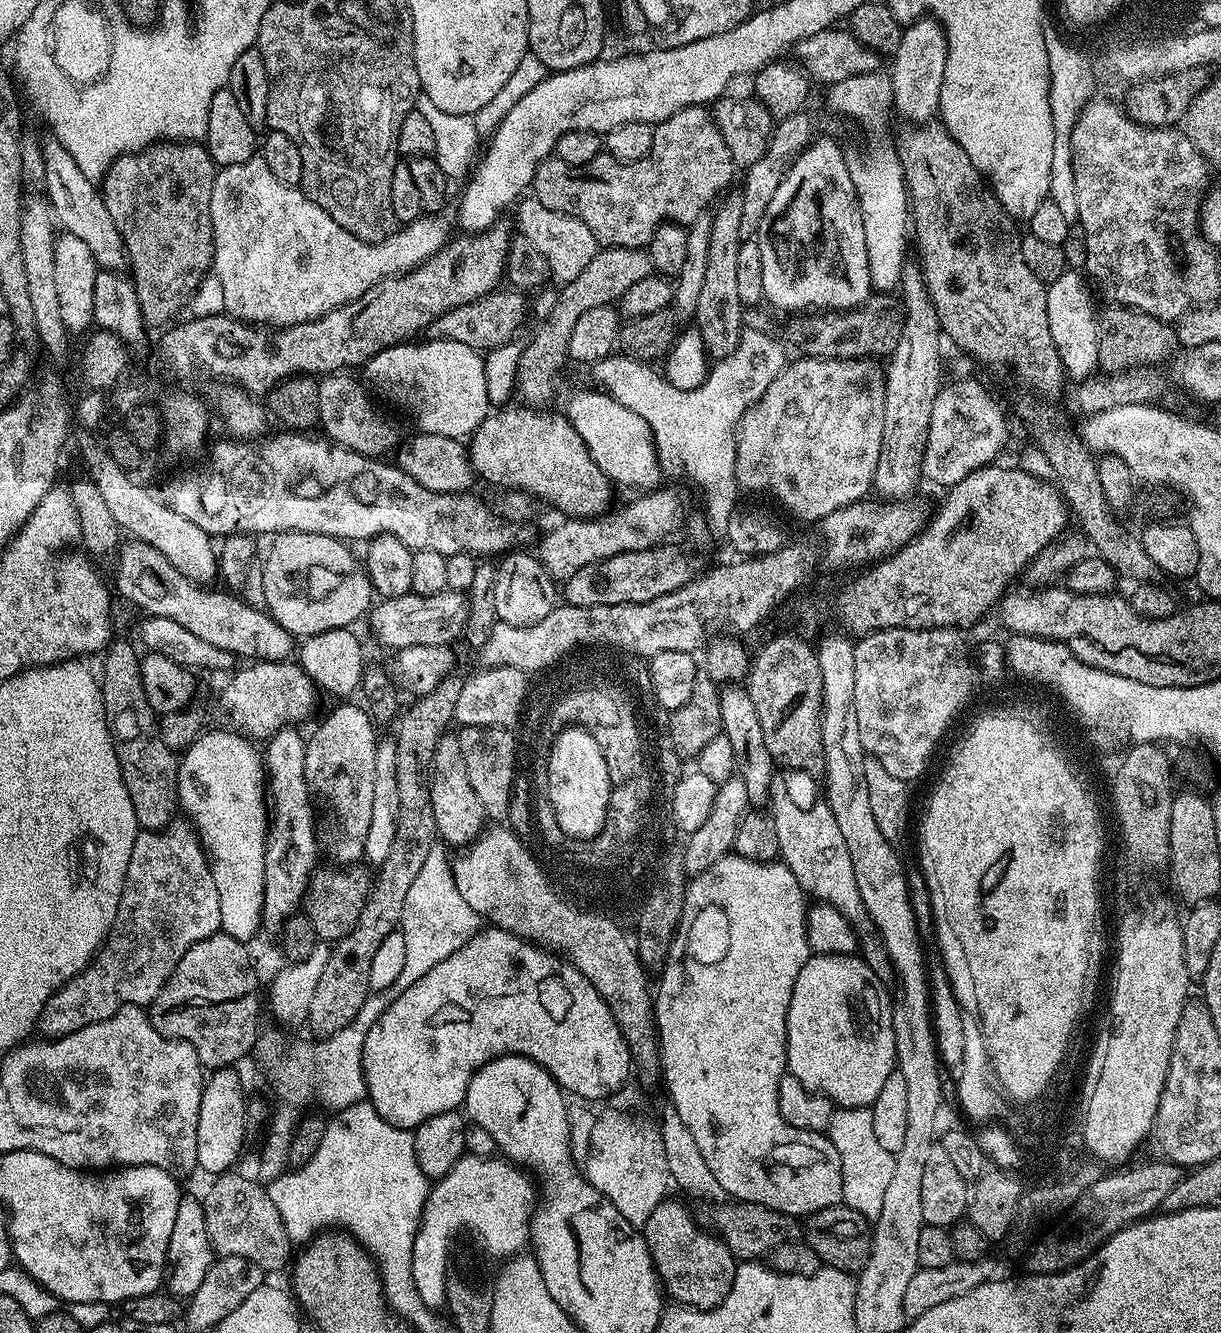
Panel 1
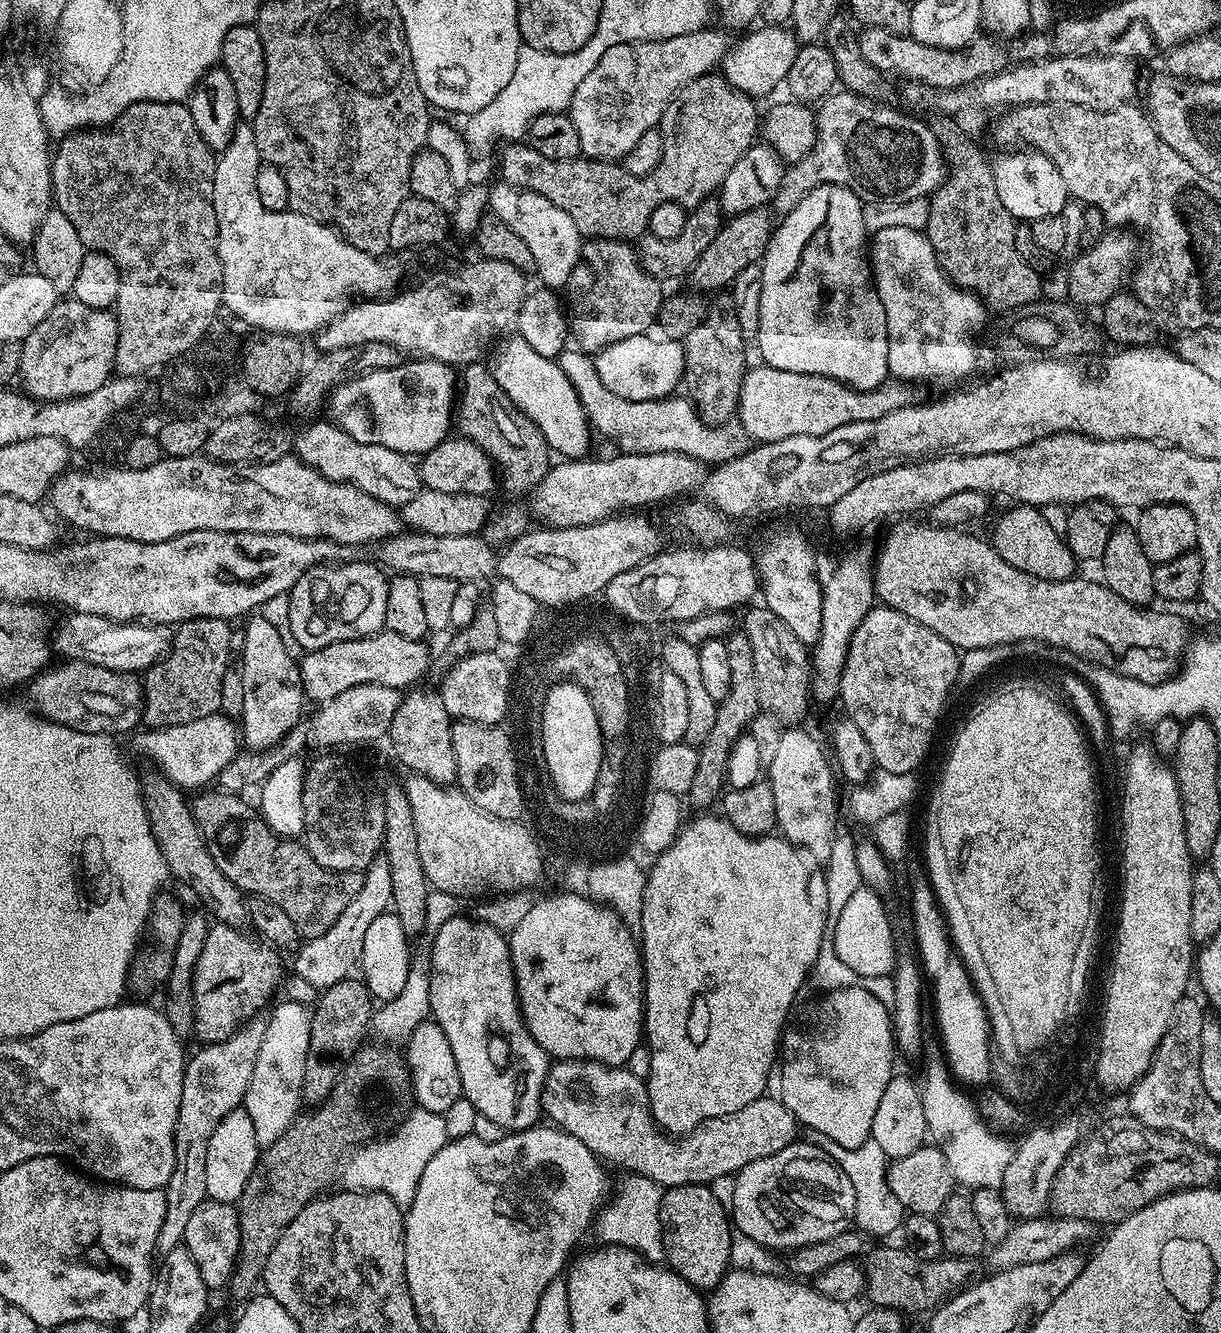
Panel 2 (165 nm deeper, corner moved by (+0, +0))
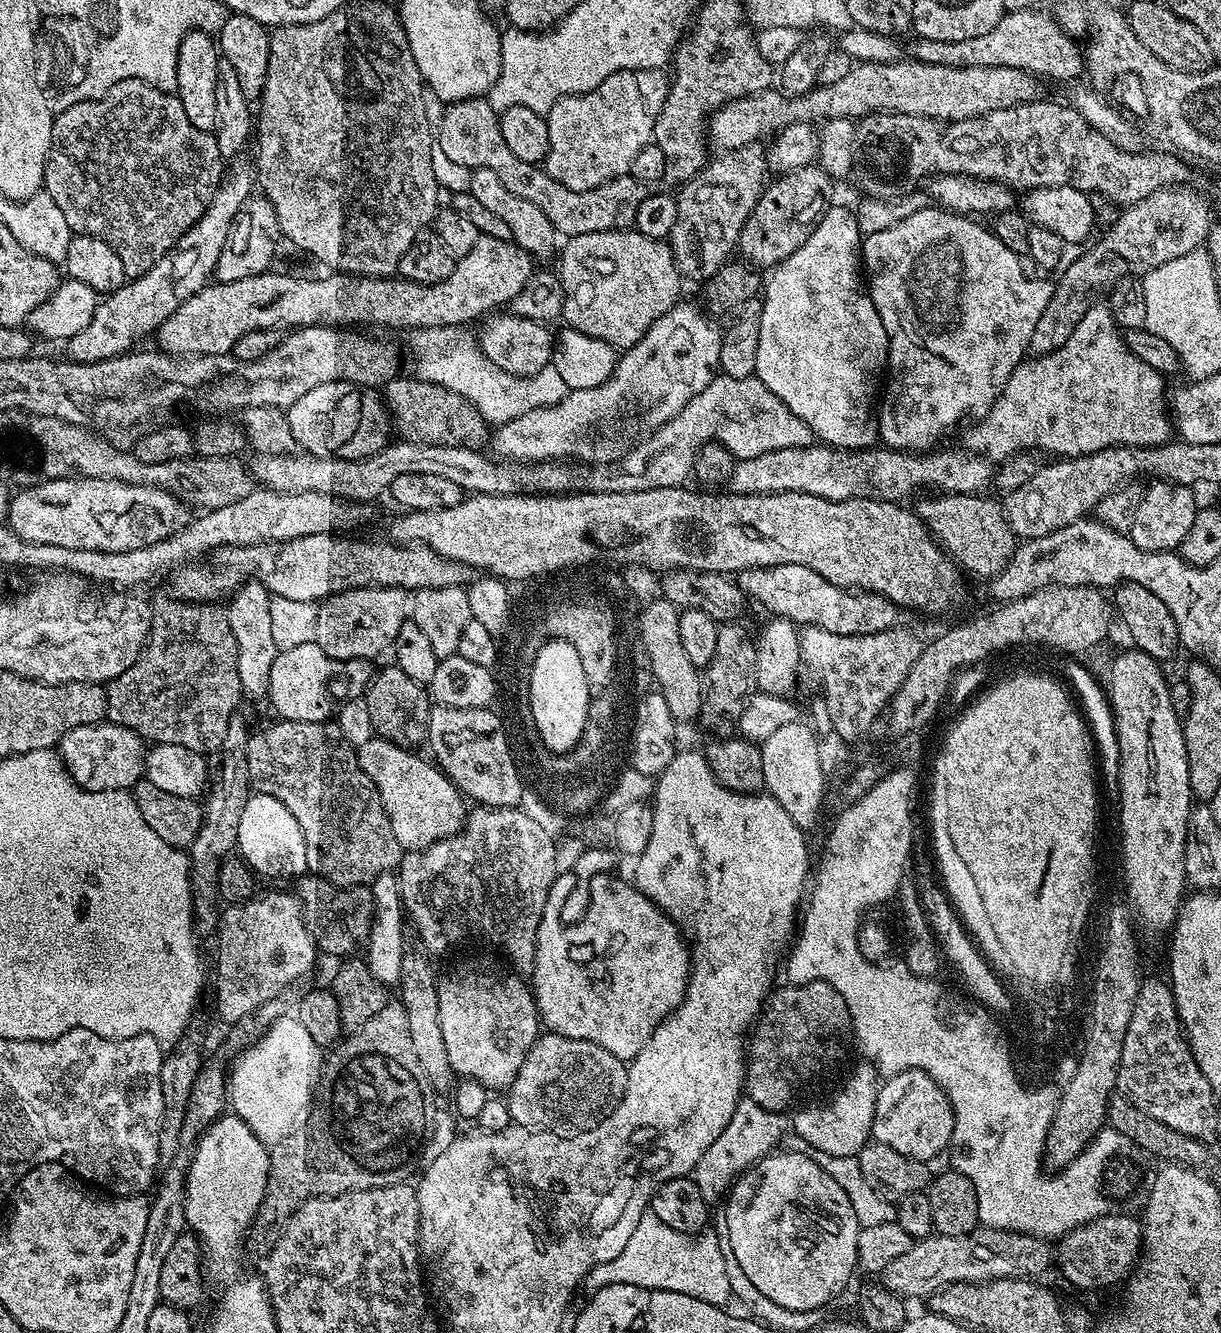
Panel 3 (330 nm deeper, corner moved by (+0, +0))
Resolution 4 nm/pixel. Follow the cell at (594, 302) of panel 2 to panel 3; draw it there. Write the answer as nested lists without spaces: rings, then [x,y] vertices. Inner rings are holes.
[[[635,230],[615,232],[591,232],[567,237],[559,249],[560,268],[558,275],[562,282],[564,311],[562,320],[565,325],[590,338],[598,338],[610,347],[623,350],[632,348],[681,299],[680,283],[682,277],[668,242],[646,238],[646,234]]]

